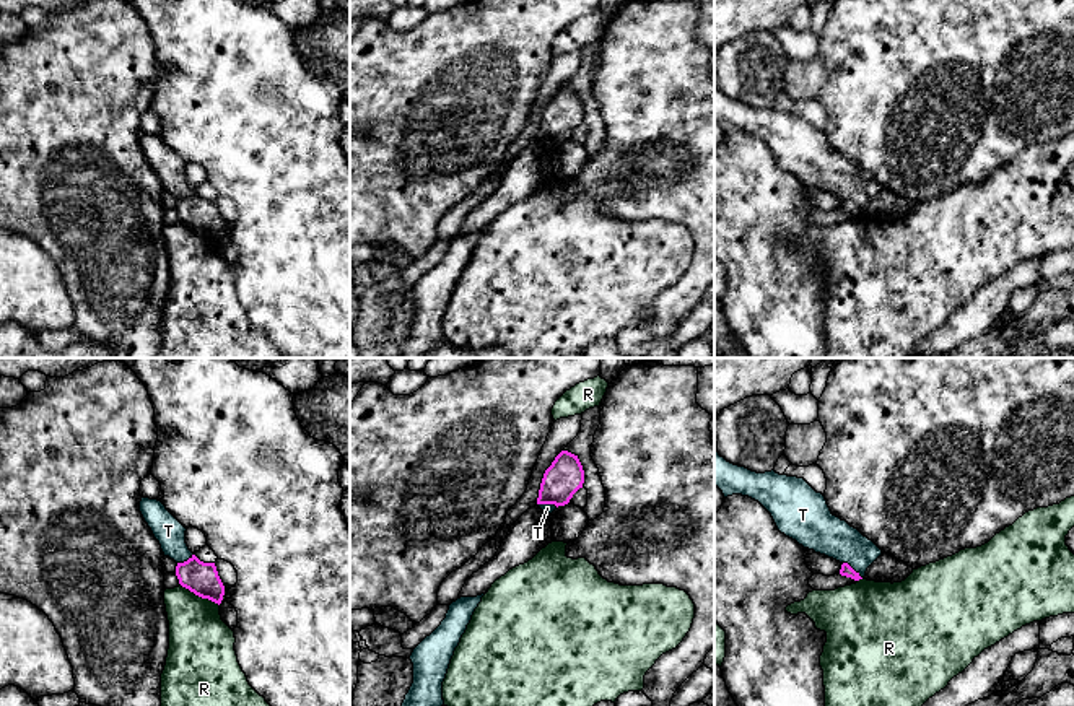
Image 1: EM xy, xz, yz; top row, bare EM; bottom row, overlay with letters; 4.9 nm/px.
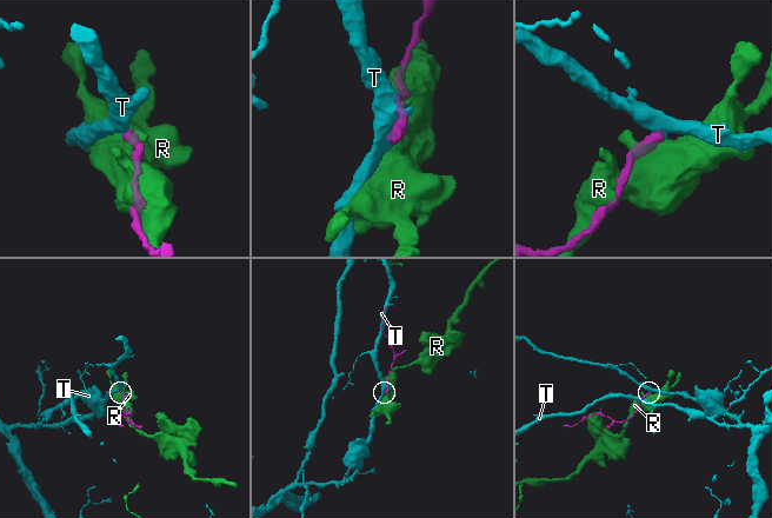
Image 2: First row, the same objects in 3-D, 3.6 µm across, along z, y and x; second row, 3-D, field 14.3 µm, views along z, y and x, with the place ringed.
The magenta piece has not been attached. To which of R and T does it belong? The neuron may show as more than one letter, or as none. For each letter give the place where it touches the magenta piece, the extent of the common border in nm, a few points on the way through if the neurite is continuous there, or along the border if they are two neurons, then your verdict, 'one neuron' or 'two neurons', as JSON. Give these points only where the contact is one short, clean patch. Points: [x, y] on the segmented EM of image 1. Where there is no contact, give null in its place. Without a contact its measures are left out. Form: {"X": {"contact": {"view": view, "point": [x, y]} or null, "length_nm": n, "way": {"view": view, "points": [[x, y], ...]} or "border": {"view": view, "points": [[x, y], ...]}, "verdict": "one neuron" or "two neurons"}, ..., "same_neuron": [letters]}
{"R": {"contact": {"view": "xy", "point": [200, 596]}, "length_nm": 220, "verdict": "two neurons"}, "T": {"contact": {"view": "yz", "point": [851, 568]}, "length_nm": 130, "way": {"view": "yz", "points": [[846, 570], [851, 568], [820, 531]]}, "verdict": "one neuron"}, "same_neuron": ["T"]}

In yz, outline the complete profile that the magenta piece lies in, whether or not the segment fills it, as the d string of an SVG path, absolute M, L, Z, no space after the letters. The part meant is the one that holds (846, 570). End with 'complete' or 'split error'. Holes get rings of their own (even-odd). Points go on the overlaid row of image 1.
M714 452L714 486L724 498L742 495L758 501L781 534L804 548L840 561L841 576L864 579L867 568L882 555L872 540L833 516L825 496L804 478L775 470L757 473Z; split error

